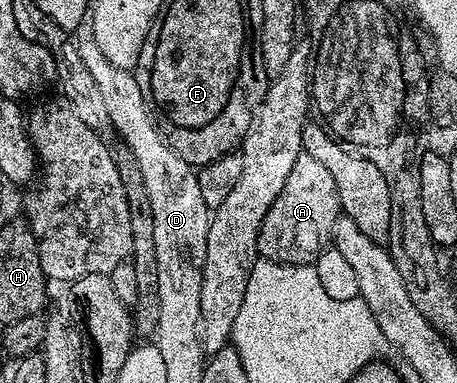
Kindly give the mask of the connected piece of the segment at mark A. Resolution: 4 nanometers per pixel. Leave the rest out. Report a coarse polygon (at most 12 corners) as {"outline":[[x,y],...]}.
{"outline":[[299,154],[258,257],[314,263],[340,216],[337,184]]}

